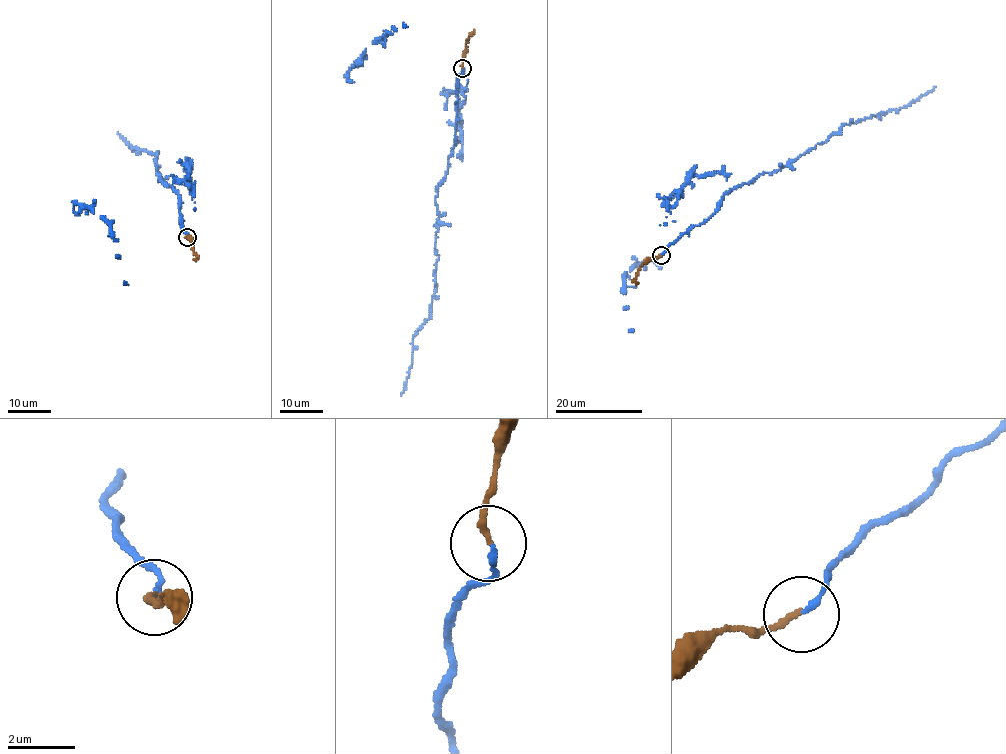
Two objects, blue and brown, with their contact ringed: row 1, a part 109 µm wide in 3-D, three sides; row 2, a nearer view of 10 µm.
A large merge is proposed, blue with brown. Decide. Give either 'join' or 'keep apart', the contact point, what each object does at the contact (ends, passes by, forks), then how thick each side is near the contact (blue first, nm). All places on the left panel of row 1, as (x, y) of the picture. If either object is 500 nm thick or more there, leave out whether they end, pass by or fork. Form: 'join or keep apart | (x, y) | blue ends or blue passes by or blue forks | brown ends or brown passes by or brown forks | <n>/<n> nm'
join | (187, 237) | blue ends | brown ends | 160/170 nm

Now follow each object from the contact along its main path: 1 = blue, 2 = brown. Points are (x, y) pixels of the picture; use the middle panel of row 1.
1: (463, 68), (457, 83), (455, 144), (436, 198), (436, 291), (431, 317), (413, 336), (401, 395)
2: (463, 68), (466, 44), (470, 35)

